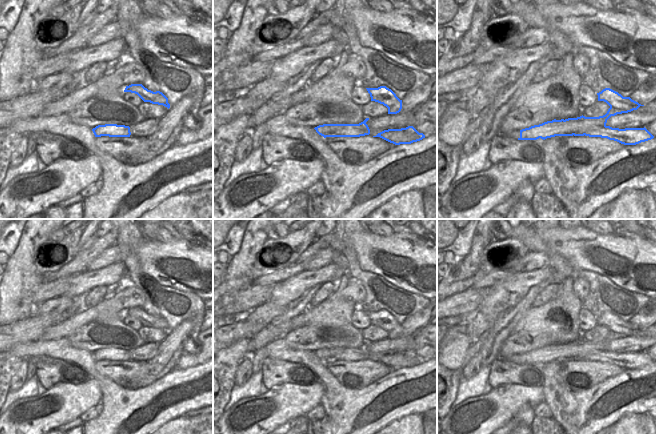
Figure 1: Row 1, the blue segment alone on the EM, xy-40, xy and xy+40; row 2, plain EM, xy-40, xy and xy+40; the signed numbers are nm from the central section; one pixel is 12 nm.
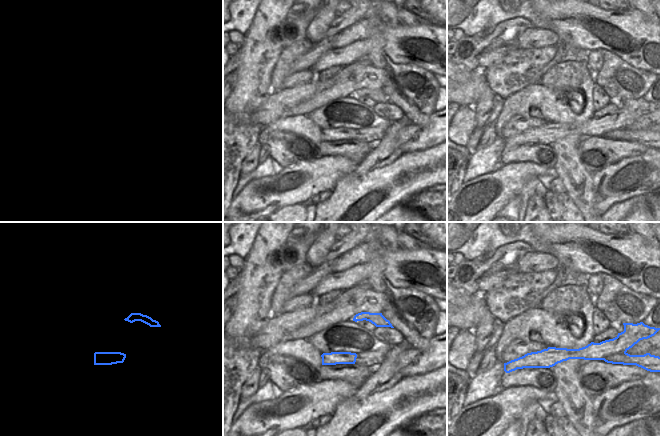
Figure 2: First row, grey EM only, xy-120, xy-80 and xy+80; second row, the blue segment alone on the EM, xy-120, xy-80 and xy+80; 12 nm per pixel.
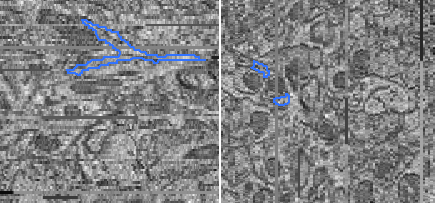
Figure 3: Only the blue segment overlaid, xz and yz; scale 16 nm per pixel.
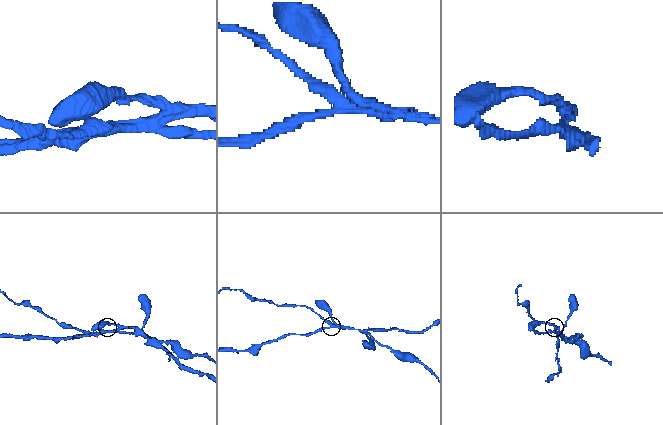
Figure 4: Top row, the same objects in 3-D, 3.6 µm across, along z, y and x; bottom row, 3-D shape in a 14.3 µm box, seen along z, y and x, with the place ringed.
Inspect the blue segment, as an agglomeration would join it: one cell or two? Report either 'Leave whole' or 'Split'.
Split

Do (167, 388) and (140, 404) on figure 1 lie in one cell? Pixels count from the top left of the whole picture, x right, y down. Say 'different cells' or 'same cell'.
same cell

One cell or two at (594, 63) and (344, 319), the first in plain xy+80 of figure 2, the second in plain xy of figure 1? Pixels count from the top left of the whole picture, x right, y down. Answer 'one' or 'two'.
one

